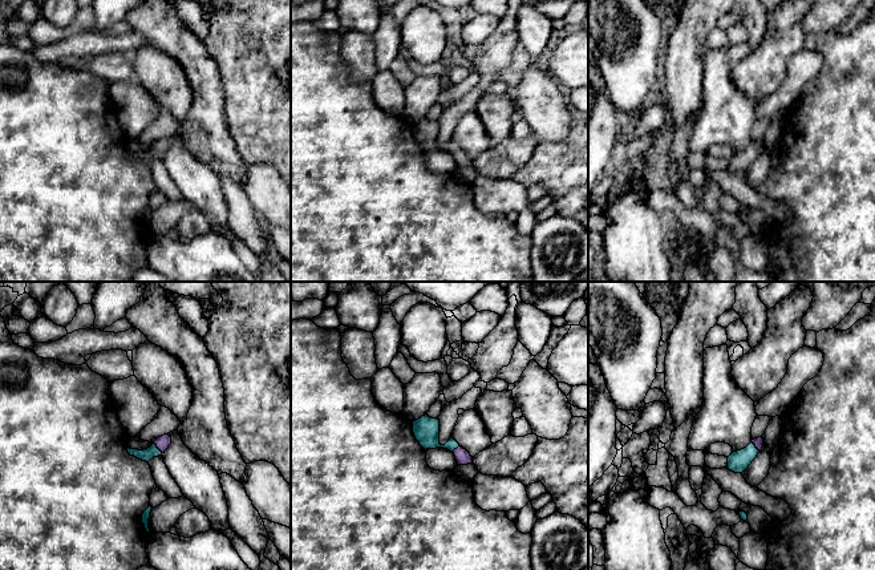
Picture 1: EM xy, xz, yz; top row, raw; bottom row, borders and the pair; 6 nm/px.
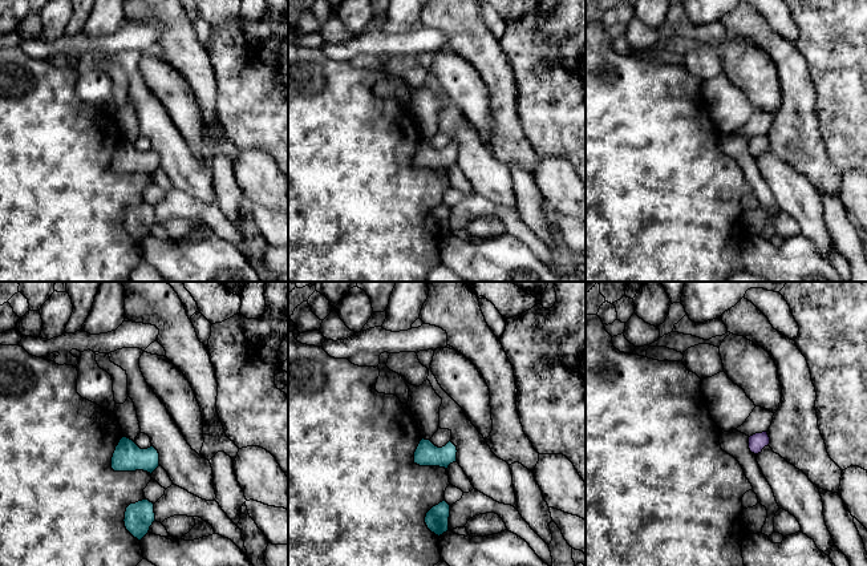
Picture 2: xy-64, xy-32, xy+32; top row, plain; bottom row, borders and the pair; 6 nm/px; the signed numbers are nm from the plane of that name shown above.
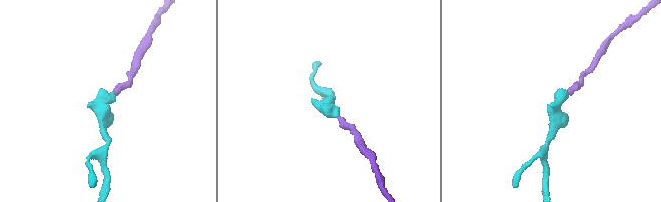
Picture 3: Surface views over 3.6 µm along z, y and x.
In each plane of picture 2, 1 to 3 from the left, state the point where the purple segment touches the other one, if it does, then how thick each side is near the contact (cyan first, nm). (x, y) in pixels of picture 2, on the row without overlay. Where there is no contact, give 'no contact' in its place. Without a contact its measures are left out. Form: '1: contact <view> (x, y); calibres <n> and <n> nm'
1: no contact
2: no contact
3: no contact

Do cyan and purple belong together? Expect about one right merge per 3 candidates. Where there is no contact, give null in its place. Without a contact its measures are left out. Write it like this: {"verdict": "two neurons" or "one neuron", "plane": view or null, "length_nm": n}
{"verdict": "one neuron", "plane": "xy", "length_nm": 80}

